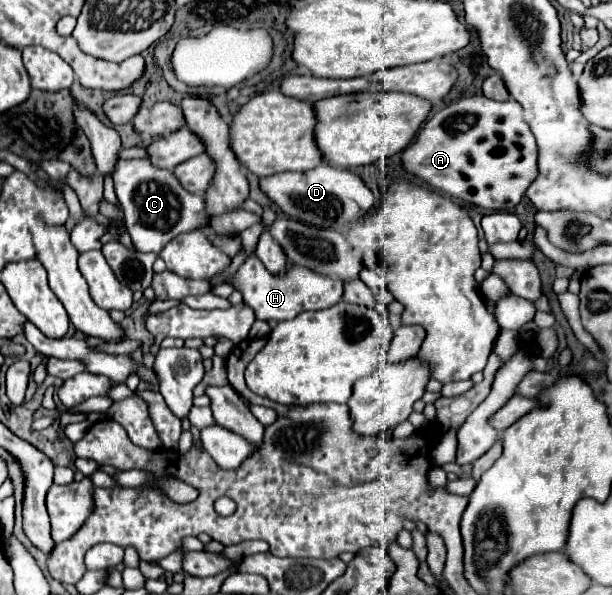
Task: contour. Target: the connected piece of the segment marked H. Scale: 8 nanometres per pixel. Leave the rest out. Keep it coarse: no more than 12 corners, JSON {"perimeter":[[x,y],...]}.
{"perimeter":[[256,258],[230,278],[258,320],[284,322],[342,300],[302,266],[276,278]]}

